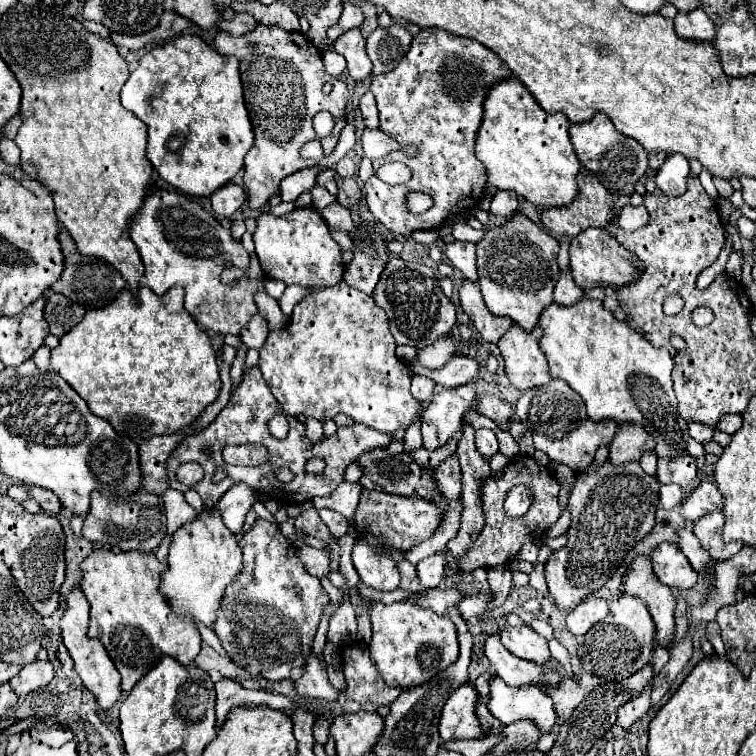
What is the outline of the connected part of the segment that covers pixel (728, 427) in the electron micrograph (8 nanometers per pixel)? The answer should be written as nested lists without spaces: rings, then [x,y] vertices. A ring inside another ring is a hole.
[[[725,415],[719,423],[717,423],[717,431],[723,431],[727,435],[733,435],[741,429],[741,415]]]

